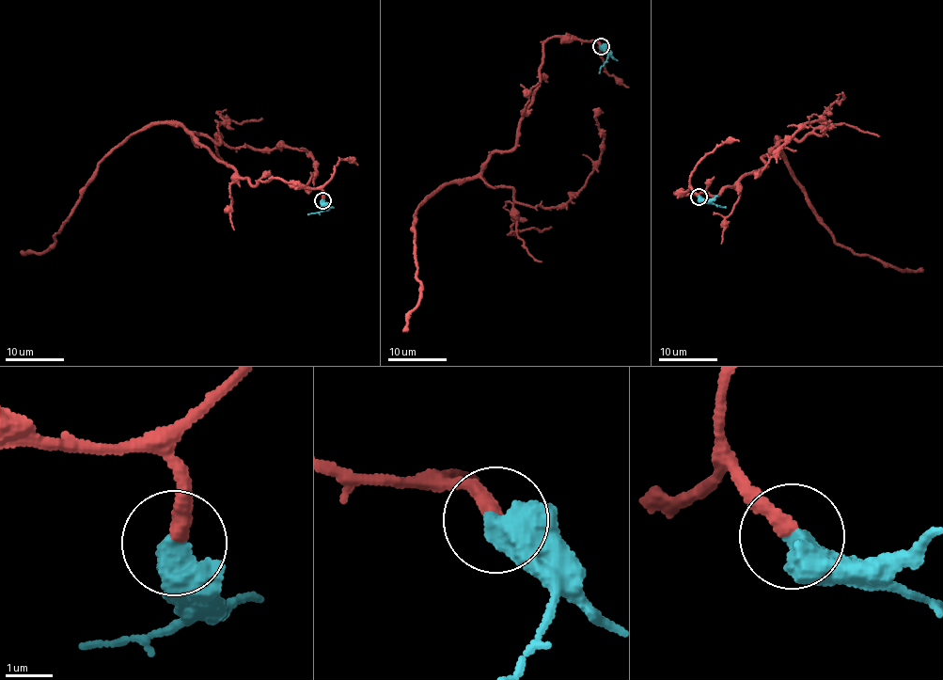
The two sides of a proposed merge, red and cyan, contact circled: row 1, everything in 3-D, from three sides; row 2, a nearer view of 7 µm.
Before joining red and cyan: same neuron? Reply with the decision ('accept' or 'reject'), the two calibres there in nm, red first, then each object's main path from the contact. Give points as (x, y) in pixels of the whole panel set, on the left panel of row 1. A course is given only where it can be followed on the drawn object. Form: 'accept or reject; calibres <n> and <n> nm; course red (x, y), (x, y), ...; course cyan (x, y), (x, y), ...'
accept; calibres 320 and 600 nm; course red (322, 199), (320, 189), (279, 180), (254, 186), (180, 126), (147, 124), (99, 164), (52, 245), (21, 251); course cyan (322, 199), (323, 209), (307, 214)

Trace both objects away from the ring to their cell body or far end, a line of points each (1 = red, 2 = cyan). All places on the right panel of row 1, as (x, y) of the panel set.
1: (698, 197), (691, 188), (674, 194), (717, 196), (762, 169), (777, 139), (837, 243), (899, 269), (922, 268)
2: (698, 197), (726, 207)

